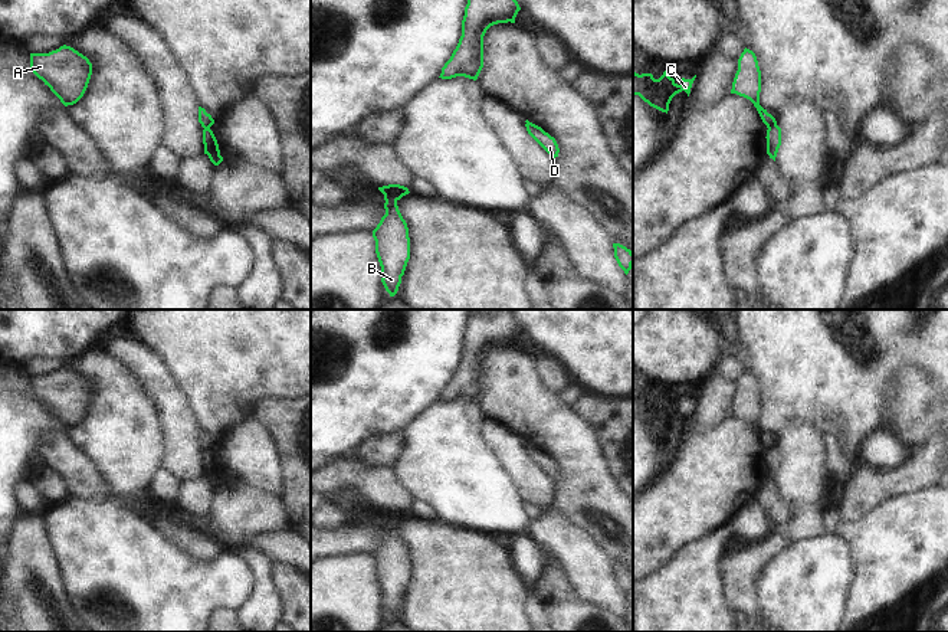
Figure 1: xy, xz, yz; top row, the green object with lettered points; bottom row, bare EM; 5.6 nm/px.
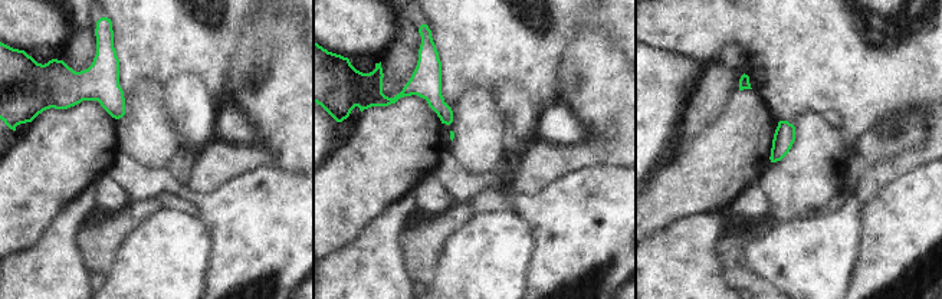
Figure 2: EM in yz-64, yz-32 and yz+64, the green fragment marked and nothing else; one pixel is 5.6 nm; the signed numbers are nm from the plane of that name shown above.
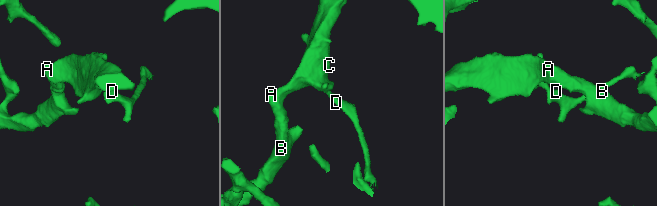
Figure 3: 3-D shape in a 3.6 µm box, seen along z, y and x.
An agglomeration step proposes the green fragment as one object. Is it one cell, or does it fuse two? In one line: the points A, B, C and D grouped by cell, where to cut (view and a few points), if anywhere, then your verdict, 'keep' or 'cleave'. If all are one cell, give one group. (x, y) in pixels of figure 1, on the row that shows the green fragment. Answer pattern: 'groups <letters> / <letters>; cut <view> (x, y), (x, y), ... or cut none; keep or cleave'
groups A B C / D; cut yz (776, 123), (768, 128); cleave

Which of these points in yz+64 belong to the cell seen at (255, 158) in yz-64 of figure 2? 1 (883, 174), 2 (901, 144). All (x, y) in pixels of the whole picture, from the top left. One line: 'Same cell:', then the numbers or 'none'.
Same cell: 1

